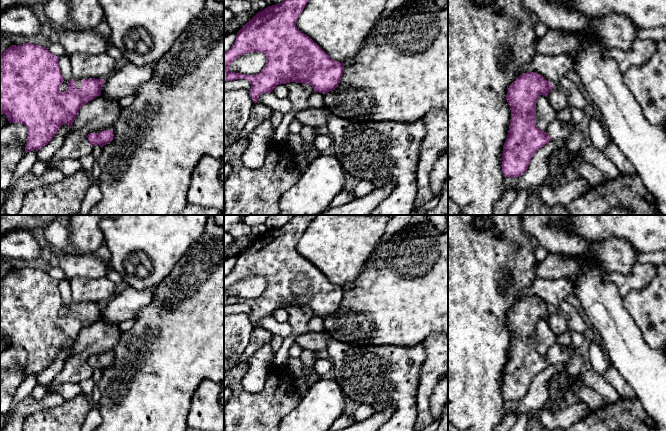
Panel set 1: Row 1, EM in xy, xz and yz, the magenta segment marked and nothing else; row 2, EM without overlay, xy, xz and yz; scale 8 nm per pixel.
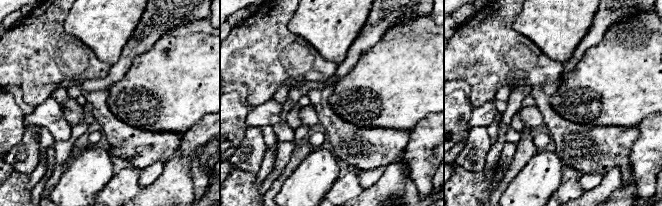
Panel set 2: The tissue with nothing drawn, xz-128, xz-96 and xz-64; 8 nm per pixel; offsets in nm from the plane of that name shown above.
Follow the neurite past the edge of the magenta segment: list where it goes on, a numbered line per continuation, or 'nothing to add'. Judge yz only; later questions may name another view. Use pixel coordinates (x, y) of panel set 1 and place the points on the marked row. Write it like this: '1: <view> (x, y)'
1: yz (558, 129)

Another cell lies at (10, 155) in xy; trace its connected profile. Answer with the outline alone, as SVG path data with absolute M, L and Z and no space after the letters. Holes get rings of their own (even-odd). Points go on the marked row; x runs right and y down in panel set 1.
M20 144L0 147L0 190L6 191L12 180L16 166L25 155L25 146Z

